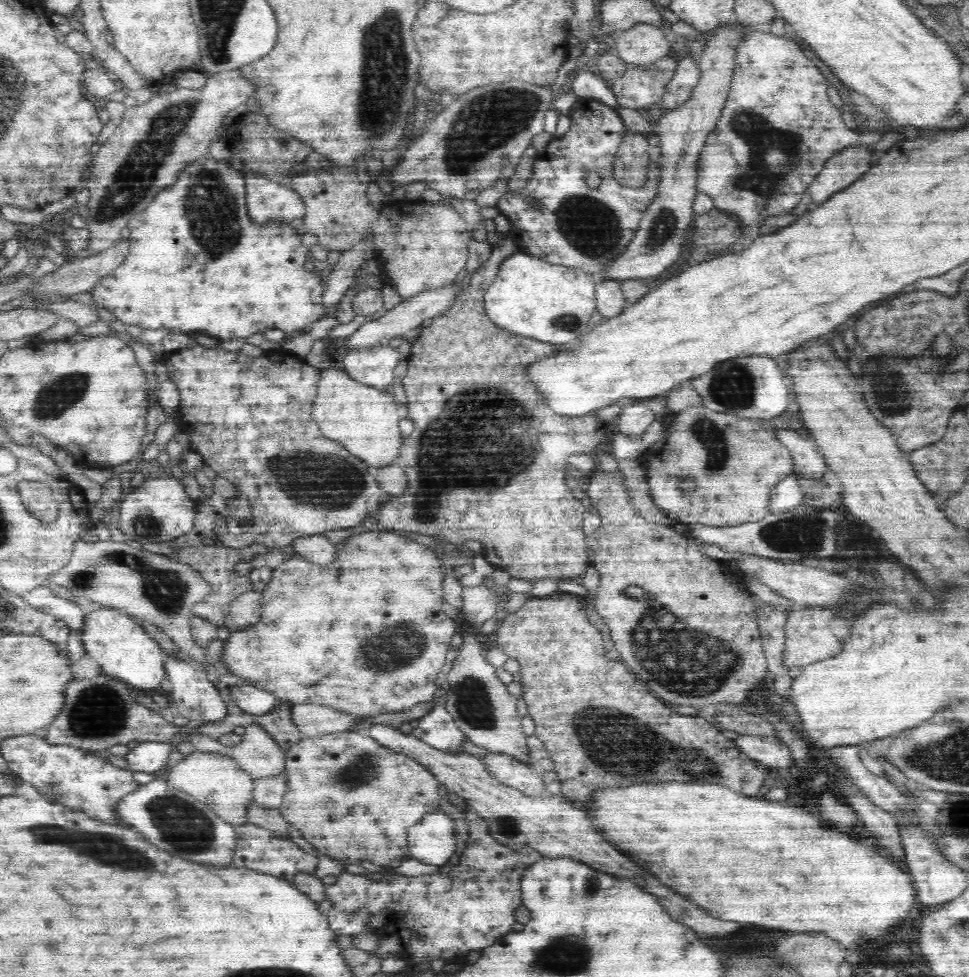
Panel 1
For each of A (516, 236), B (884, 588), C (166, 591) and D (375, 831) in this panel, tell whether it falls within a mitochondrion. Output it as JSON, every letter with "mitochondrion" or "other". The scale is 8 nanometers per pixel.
{"A":"other","B":"other","C":"mitochondrion","D":"other"}

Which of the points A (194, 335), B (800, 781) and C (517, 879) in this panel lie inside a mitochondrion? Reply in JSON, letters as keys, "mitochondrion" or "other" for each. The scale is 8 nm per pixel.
{"A":"other","B":"other","C":"other"}

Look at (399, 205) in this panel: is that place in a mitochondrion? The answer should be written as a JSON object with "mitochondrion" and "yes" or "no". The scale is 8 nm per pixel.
{"mitochondrion":"no"}

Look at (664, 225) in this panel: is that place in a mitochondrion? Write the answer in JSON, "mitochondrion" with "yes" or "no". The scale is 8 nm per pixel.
{"mitochondrion":"yes"}

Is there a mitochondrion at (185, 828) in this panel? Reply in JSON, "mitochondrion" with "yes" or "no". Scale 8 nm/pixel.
{"mitochondrion":"yes"}

